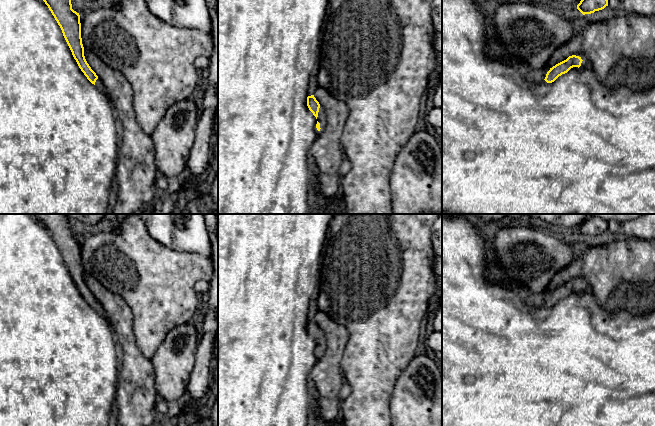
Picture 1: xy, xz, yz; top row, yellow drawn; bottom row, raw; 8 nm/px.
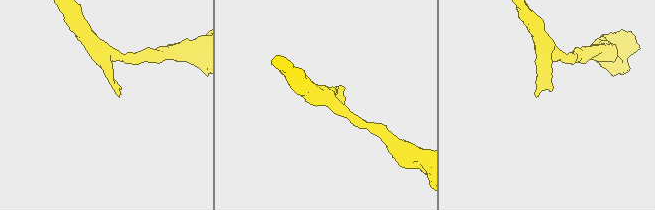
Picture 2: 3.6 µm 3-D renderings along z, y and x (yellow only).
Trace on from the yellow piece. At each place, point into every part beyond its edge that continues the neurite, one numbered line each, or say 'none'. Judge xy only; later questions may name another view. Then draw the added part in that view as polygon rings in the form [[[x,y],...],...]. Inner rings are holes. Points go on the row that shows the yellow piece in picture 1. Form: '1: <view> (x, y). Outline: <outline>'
1: xy (98, 83). Outline: [[[97,79],[95,82],[95,86],[96,88],[98,88],[101,92],[103,92],[105,95],[107,95],[107,90],[104,87],[104,85],[102,84],[100,79]]]

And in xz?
1: xz (321, 114). Outline: [[[322,107],[319,108],[317,121],[320,123],[320,128],[322,129],[325,125],[325,112]]]

